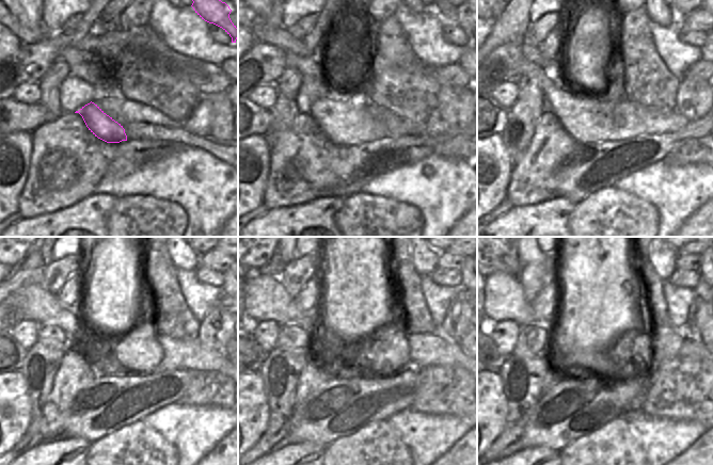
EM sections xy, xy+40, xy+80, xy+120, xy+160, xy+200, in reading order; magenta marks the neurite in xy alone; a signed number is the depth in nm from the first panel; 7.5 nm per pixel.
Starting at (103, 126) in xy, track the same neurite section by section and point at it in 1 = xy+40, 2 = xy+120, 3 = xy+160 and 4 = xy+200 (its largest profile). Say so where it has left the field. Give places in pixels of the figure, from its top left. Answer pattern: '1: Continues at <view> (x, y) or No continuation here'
1: Continues at xy+40 (346, 122)
2: Continues at xy+120 (191, 354)
3: Continues at xy+160 (427, 350)
4: Continues at xy+200 (665, 343).

